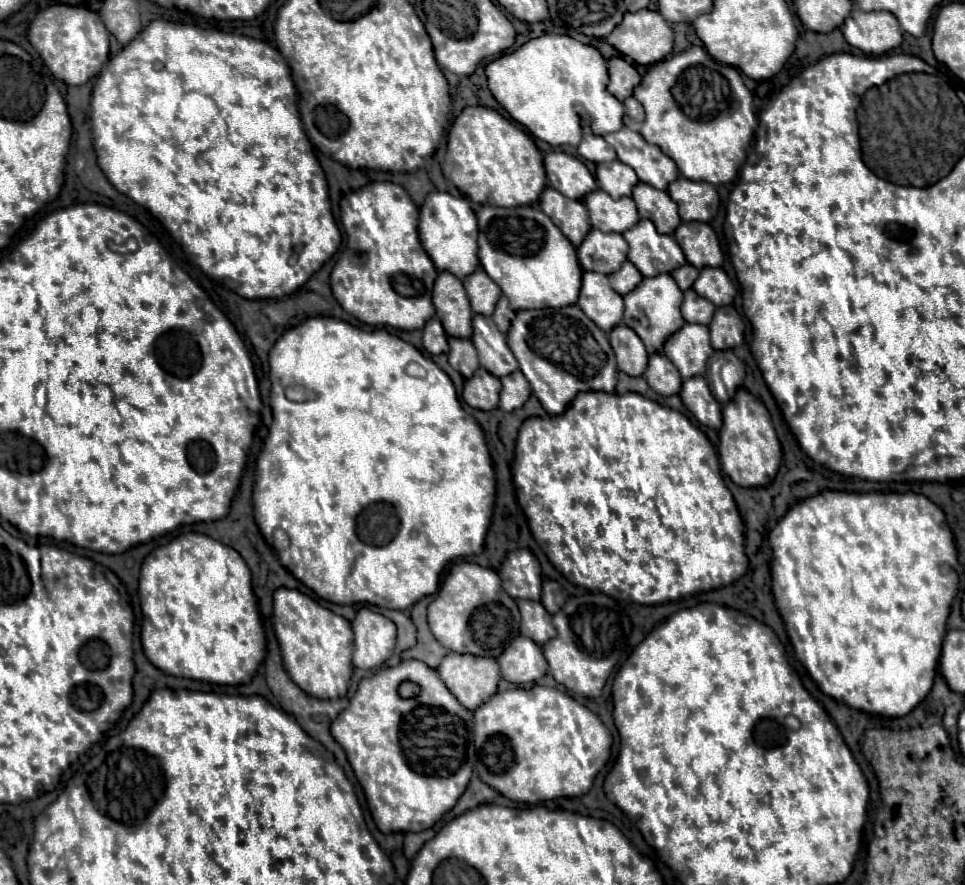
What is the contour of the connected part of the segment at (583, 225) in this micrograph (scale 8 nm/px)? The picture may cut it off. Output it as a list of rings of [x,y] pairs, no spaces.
[[[546,187],[540,197],[540,209],[554,221],[554,225],[570,239],[572,245],[580,245],[586,237],[590,223],[586,207],[576,199],[566,199],[560,191]]]

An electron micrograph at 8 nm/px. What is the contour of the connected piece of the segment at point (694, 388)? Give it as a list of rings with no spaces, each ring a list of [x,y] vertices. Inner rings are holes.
[[[692,377],[682,383],[680,391],[684,407],[706,427],[720,429],[722,427],[722,407],[714,399],[708,381],[704,377]]]

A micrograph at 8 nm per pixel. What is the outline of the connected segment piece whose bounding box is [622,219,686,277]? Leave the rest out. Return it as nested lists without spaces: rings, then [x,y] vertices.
[[[640,219],[622,235],[630,245],[628,261],[632,261],[644,277],[658,275],[658,269],[654,265],[656,261],[662,263],[664,271],[668,273],[686,263],[686,257],[682,255],[676,239],[672,235],[658,233],[650,219]]]

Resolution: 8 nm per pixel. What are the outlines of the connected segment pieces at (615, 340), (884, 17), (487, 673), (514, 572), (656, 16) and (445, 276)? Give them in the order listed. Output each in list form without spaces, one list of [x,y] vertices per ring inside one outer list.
[[[626,325],[614,327],[608,339],[610,339],[610,345],[614,347],[618,369],[630,377],[640,377],[648,363],[648,351],[642,339],[638,339],[638,335],[630,331],[630,327]]]
[[[852,9],[842,25],[844,39],[868,55],[882,55],[902,43],[898,19],[890,11],[860,11]]]
[[[448,653],[440,667],[440,679],[446,683],[450,693],[470,711],[486,703],[496,693],[500,681],[500,667],[496,659]]]
[[[528,549],[510,551],[500,567],[502,589],[514,599],[540,601],[540,565]]]
[[[642,9],[624,15],[622,23],[606,37],[624,57],[640,65],[662,61],[674,45],[674,31],[658,11]]]
[[[448,271],[438,273],[432,303],[436,307],[436,317],[442,321],[444,331],[450,337],[470,337],[472,309],[466,297],[466,289],[456,275],[450,275]]]

